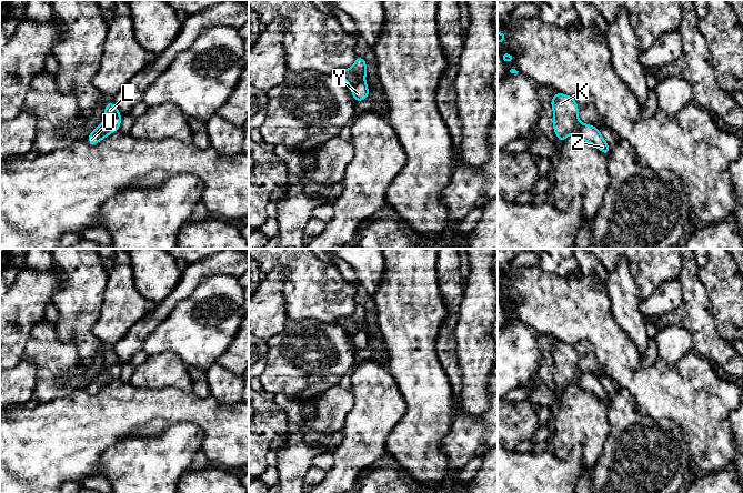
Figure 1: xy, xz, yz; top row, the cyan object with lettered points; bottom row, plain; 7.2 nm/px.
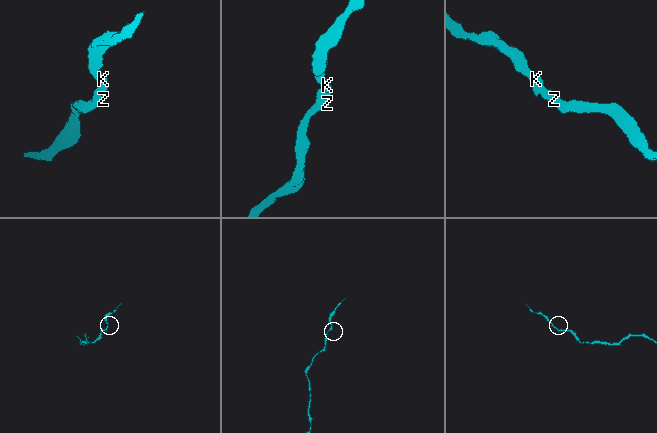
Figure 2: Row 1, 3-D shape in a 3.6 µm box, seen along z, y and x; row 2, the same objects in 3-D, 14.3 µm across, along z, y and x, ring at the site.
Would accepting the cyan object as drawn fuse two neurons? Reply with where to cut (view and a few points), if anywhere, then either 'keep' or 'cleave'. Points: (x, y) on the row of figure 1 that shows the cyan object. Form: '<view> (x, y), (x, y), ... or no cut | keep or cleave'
no cut | keep

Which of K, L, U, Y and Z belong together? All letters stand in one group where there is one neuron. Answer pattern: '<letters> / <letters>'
K L U Y Z

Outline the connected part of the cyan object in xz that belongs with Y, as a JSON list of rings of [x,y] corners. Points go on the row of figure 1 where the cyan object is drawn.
[[[357,57],[351,69],[344,69],[337,73],[351,87],[352,97],[355,102],[369,98],[369,87],[364,82],[367,77],[365,67],[367,60],[362,57]]]

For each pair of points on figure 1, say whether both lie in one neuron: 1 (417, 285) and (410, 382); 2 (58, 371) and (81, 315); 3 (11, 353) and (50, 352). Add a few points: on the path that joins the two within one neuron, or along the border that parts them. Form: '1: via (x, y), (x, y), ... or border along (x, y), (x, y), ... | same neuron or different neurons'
1: via (411, 310), (411, 358) | same neuron
2: border along (53, 323), (56, 335), (74, 345), (80, 368) | different neurons
3: border along (32, 329), (24, 355) | different neurons

